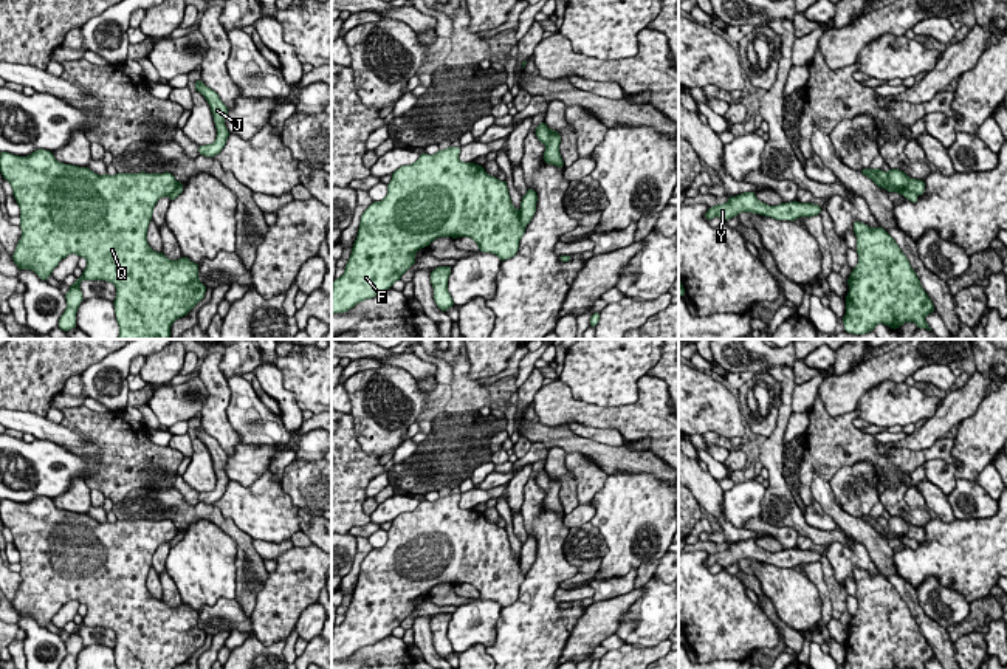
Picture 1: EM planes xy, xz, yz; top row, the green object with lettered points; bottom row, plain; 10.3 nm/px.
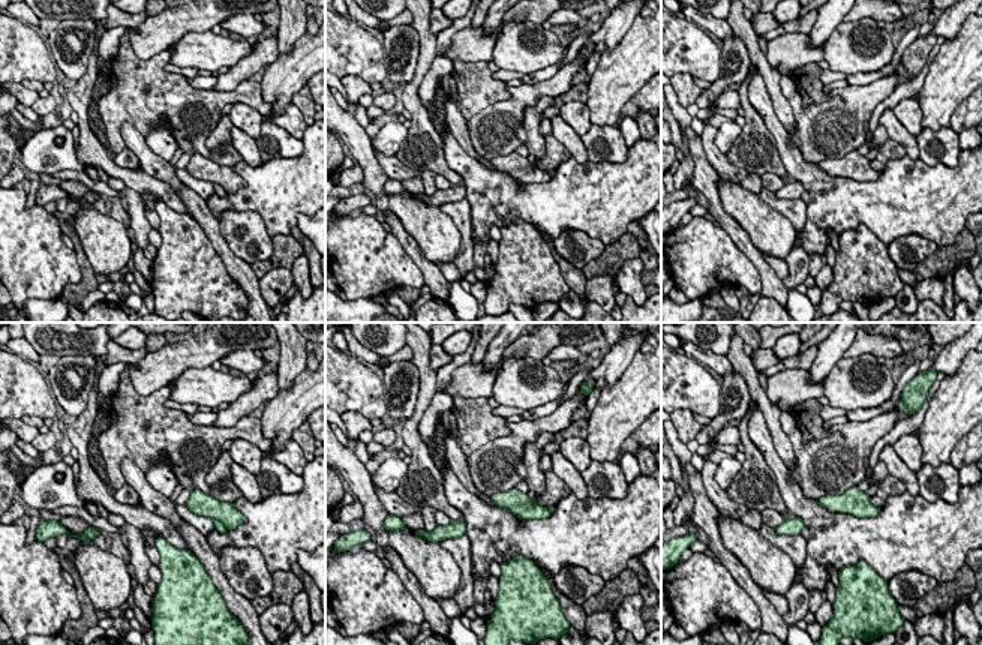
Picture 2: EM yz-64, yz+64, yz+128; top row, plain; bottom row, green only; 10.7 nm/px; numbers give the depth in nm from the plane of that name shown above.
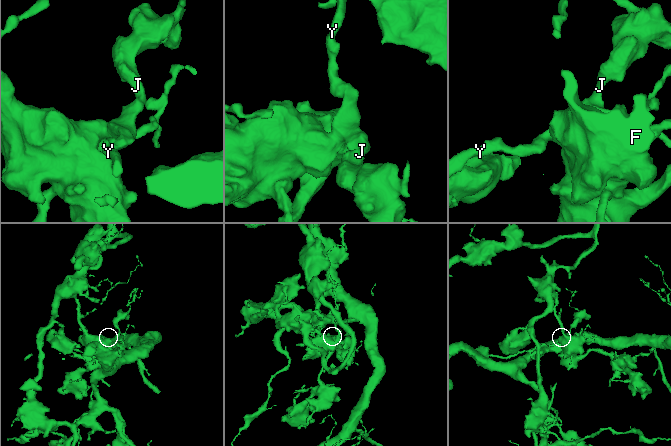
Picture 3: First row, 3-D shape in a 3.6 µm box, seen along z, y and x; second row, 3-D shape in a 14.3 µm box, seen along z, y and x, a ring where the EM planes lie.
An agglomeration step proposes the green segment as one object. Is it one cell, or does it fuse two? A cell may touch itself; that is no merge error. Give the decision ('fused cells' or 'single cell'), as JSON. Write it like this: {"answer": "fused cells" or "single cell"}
{"answer": "fused cells"}

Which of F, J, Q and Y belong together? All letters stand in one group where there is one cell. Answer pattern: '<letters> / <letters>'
F Q / J Y

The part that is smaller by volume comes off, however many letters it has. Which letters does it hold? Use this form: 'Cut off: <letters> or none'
Cut off: J, Y

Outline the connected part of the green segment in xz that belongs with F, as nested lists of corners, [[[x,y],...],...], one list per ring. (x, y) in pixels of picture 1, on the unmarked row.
[[[460,494],[434,502],[423,499],[414,511],[392,520],[386,545],[373,548],[361,562],[345,618],[332,632],[332,661],[345,660],[392,635],[415,610],[415,599],[438,584],[471,584],[482,599],[496,601],[500,607],[516,602],[525,573],[511,551],[507,530],[488,522],[483,513],[462,509],[459,500]]]

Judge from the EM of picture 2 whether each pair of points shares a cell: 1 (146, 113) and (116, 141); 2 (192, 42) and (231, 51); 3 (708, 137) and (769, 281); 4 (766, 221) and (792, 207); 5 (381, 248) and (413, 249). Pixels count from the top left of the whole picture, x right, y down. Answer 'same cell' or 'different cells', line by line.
1: same cell
2: same cell
3: different cells
4: different cells
5: different cells

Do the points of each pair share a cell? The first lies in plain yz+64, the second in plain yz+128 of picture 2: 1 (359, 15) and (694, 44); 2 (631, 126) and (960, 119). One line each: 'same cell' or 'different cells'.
1: different cells
2: different cells

